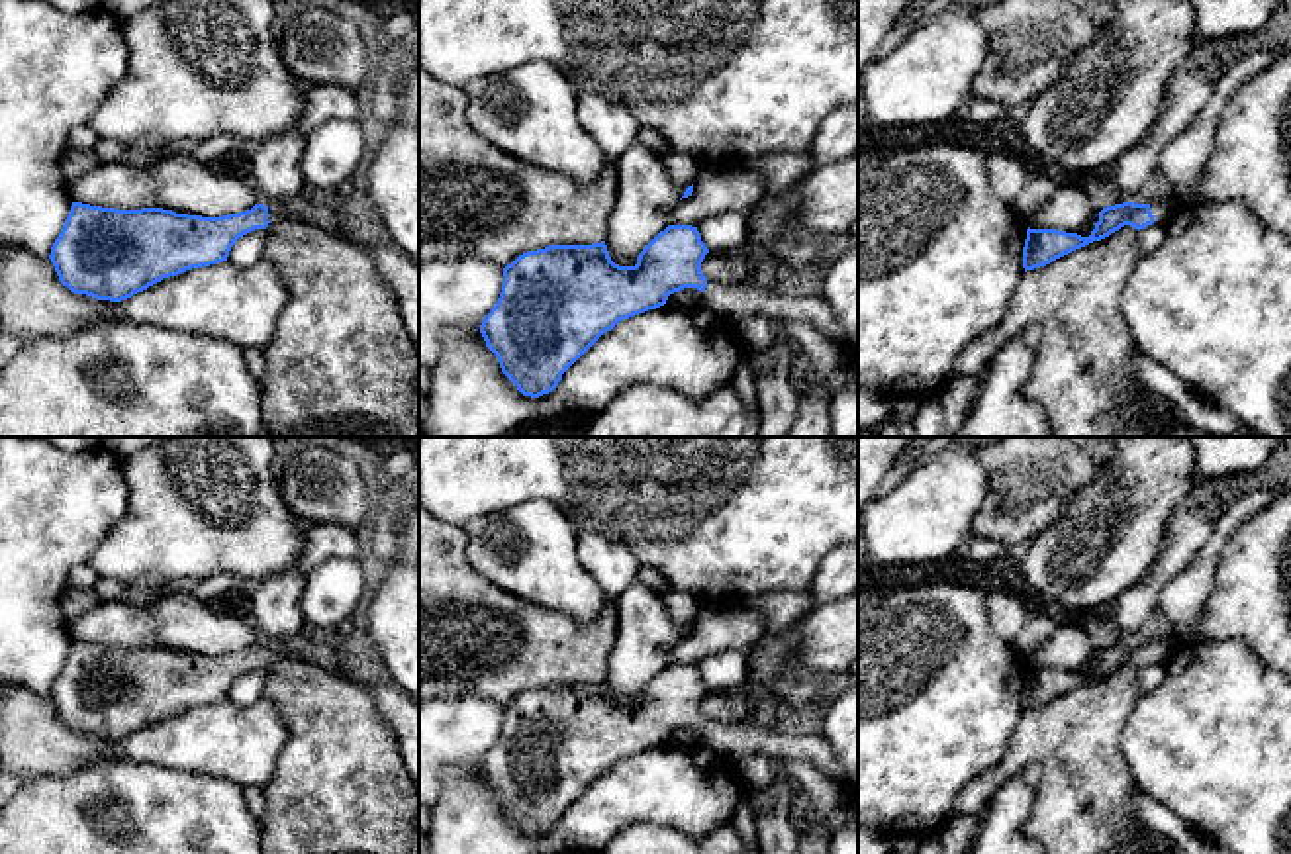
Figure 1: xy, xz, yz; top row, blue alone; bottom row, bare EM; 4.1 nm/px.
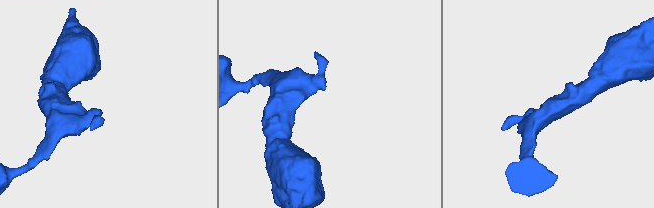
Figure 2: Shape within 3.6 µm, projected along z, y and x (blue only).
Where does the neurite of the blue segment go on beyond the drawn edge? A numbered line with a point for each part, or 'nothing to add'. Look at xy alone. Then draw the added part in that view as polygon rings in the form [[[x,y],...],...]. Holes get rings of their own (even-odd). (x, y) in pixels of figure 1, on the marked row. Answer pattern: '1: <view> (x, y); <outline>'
1: xy (275, 212); [[[268,204],[268,221],[274,223],[274,221],[278,221],[278,219],[300,219],[300,217],[296,217],[296,215],[292,215],[292,214],[286,214],[286,212],[282,210],[282,206],[272,206],[272,204]]]

